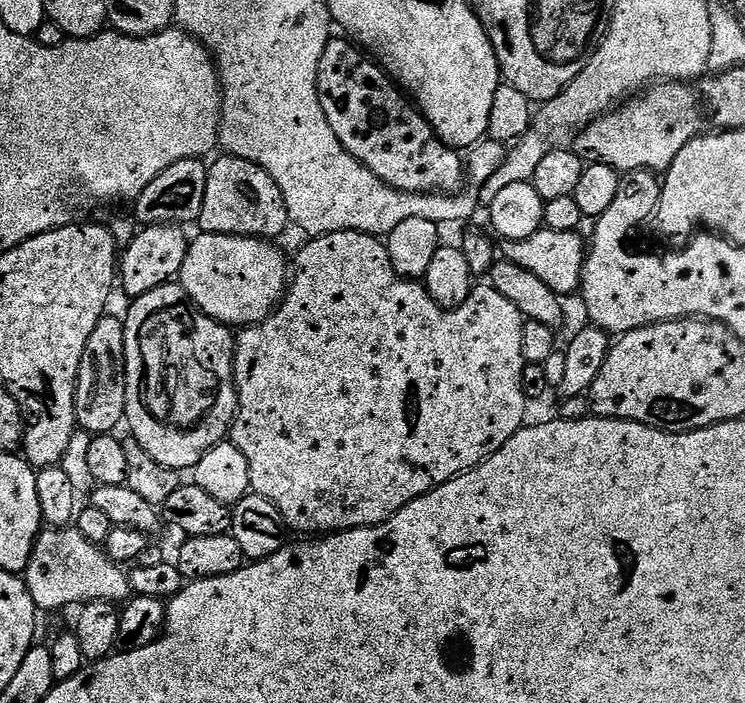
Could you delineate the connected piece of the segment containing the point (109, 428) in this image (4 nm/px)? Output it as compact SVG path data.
M105 315L103 320L98 322L98 326L94 326L94 334L90 334L90 342L86 342L86 350L82 354L82 362L80 363L80 373L76 379L76 422L81 429L93 434L112 434L117 431L116 427L121 427L122 421L125 419L124 411L126 410L126 338L124 337L124 322L118 315Z

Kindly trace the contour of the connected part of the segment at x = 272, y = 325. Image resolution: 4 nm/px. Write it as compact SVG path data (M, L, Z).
M331 232L325 236L309 239L307 242L309 244L297 254L296 264L294 260L294 271L291 273L290 283L287 285L286 295L280 301L276 311L265 318L261 324L245 327L241 331L244 333L239 333L236 336L236 416L232 420L230 443L238 450L242 450L242 454L250 466L251 491L264 499L268 499L281 512L284 523L289 529L297 528L298 531L304 532L300 534L335 534L337 532L349 532L352 528L369 528L375 524L386 522L398 510L402 510L410 502L414 502L414 498L432 492L438 486L453 480L455 476L460 476L471 468L477 468L484 460L489 460L495 452L502 450L502 446L506 446L506 442L510 442L510 438L514 438L516 432L525 427L524 406L526 406L526 399L522 386L525 367L524 355L522 354L522 330L524 329L525 318L518 310L518 306L514 306L514 302L510 302L510 298L502 298L500 291L491 286L473 287L471 294L466 298L466 302L462 302L462 306L450 309L440 308L438 302L434 302L434 298L430 298L430 294L424 289L423 283L406 280L397 274L390 262L387 243L368 232Z

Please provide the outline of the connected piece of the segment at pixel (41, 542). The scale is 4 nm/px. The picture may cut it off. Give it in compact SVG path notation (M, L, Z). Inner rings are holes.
M75 526L66 528L45 527L36 538L36 545L30 554L28 567L22 573L22 579L30 590L30 598L34 598L37 609L41 613L56 612L60 608L60 596L84 596L97 600L124 602L133 595L128 581L128 572L120 569L121 565L108 555L101 545L90 542Z

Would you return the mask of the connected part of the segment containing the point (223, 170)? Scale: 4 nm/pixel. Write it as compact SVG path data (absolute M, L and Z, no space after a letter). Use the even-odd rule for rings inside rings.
M227 154L216 158L216 161L211 161L206 178L206 198L202 198L202 214L198 221L201 233L276 238L272 236L280 236L290 228L282 190L278 190L278 182L274 182L262 166Z

